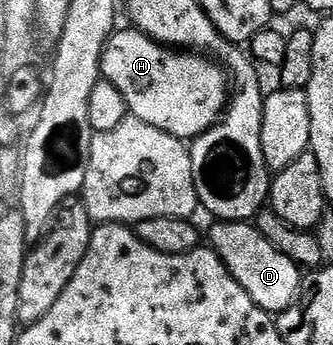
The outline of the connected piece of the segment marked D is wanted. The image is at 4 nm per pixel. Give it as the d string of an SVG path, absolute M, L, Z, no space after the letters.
M215 222L212 223L210 247L225 262L229 274L253 298L257 307L269 313L284 312L299 295L301 269L296 261L285 258L251 222Z

